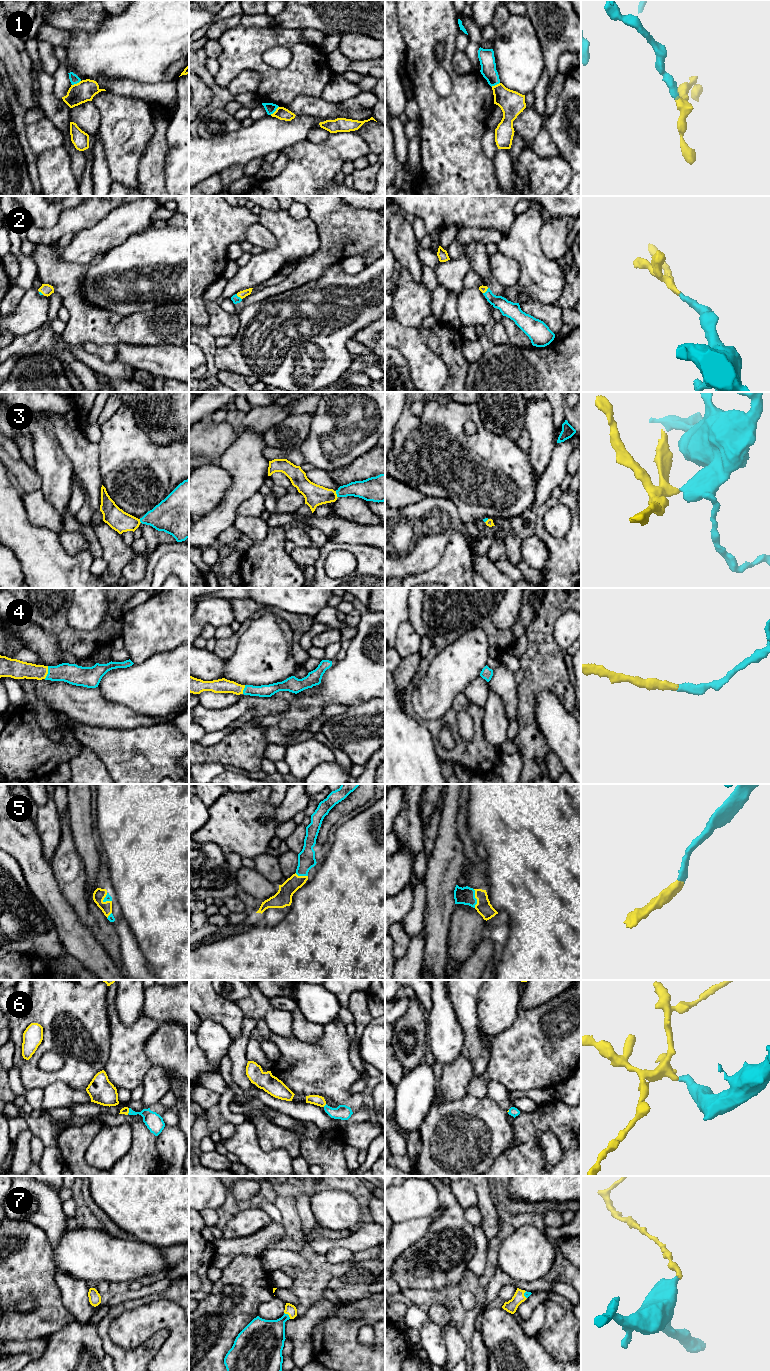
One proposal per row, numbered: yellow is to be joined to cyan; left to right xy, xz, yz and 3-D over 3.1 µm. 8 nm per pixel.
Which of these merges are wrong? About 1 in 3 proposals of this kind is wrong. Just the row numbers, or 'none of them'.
1

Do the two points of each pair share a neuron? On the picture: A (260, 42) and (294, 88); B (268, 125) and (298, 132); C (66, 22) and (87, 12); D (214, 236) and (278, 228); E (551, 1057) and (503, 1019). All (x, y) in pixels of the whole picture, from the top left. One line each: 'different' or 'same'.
A: same
B: same
C: same
D: different
E: different

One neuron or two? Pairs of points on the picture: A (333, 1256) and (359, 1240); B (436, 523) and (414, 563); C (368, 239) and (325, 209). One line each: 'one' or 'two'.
A: two
B: one
C: one

